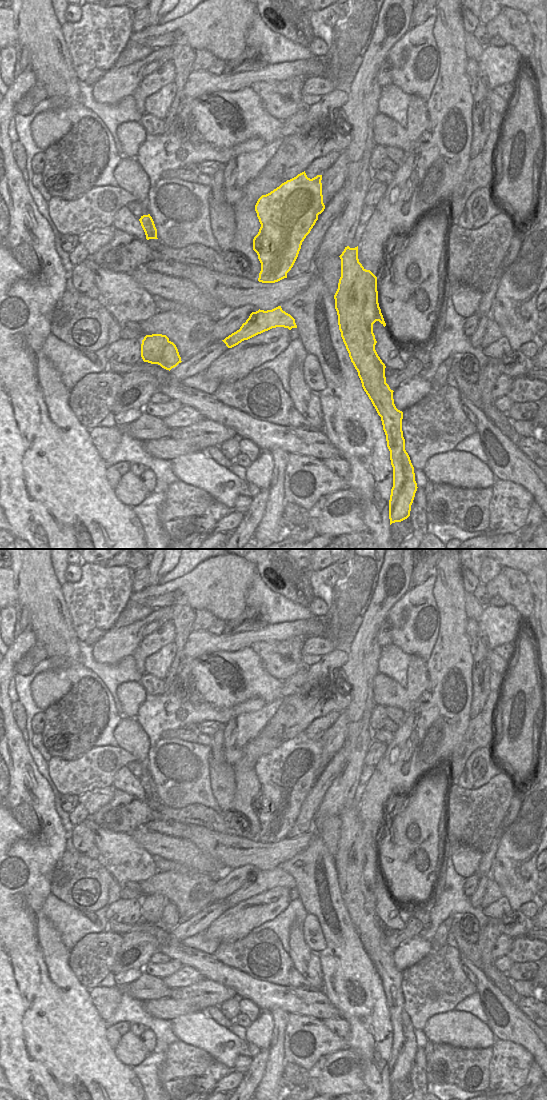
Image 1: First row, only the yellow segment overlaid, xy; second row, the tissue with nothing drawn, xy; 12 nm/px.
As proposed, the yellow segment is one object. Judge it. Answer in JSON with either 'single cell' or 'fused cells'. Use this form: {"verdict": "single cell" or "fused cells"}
{"verdict": "fused cells"}

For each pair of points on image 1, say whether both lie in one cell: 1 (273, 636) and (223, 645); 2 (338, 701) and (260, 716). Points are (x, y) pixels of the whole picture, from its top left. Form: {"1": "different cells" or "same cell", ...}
{"1": "same cell", "2": "different cells"}

